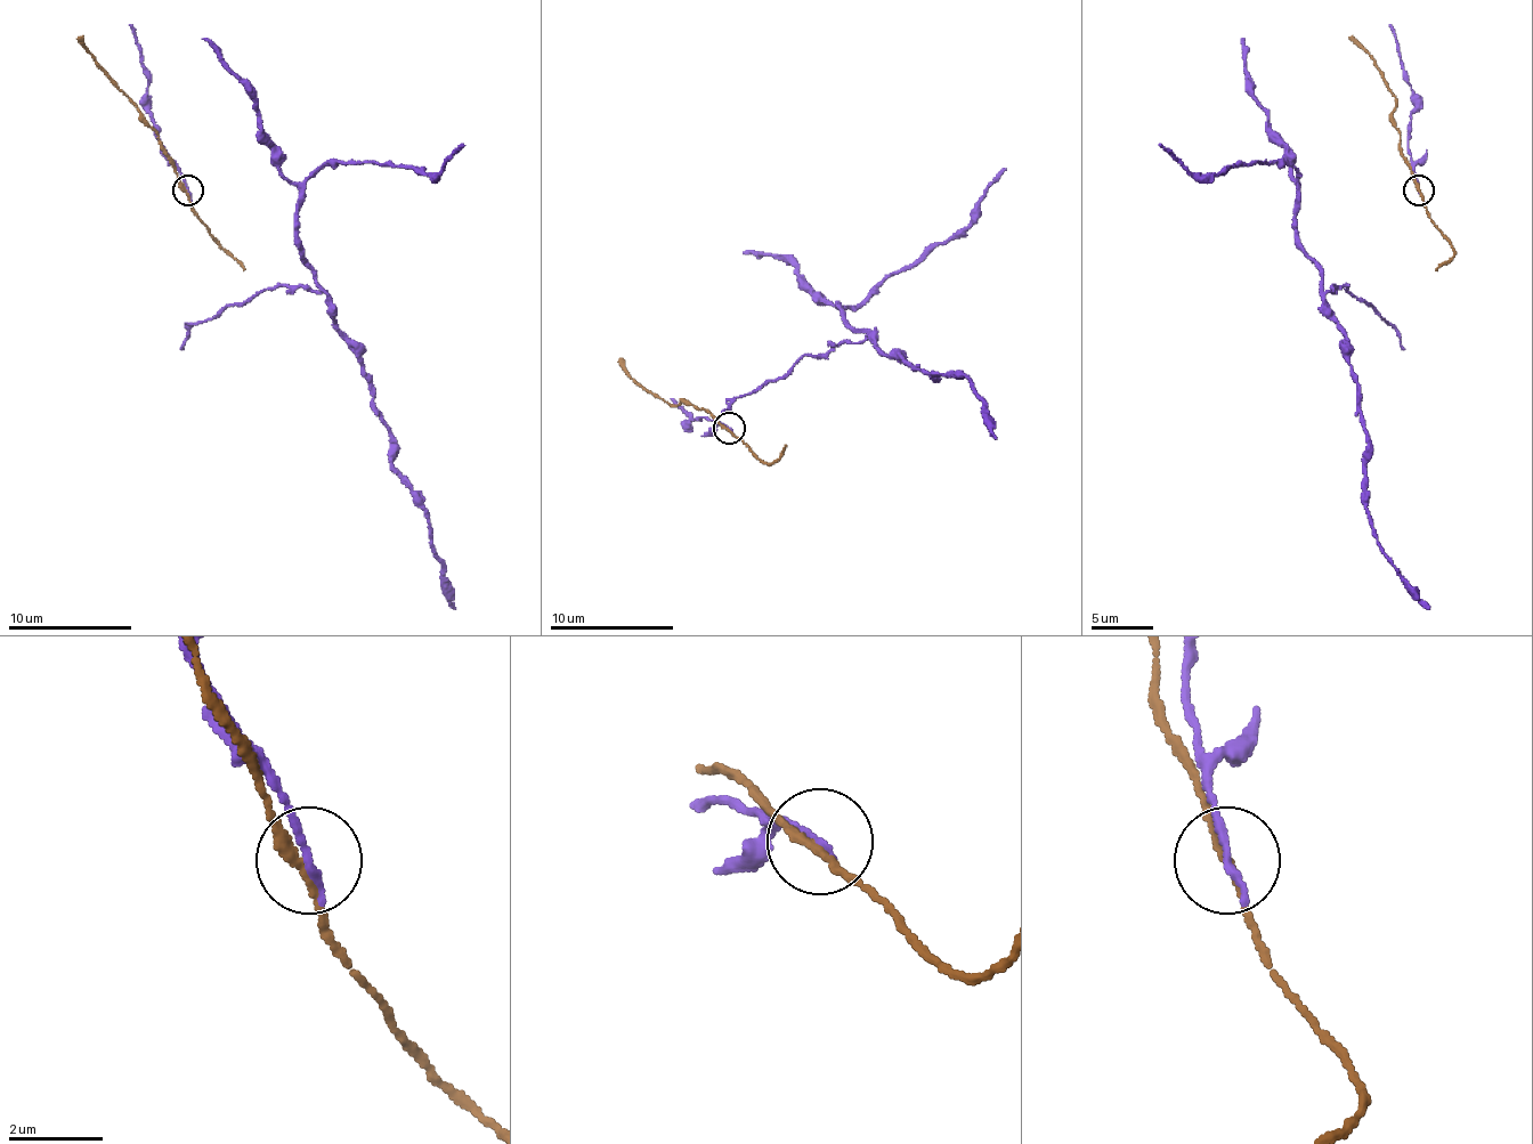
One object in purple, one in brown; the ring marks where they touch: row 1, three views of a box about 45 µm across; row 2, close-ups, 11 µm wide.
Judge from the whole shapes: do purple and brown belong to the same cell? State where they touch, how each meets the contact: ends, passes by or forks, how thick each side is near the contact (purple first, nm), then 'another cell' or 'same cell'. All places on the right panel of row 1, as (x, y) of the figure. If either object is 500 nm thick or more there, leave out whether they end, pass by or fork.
(1419, 189) | purple ends | brown passes by | 200/190 nm | another cell

